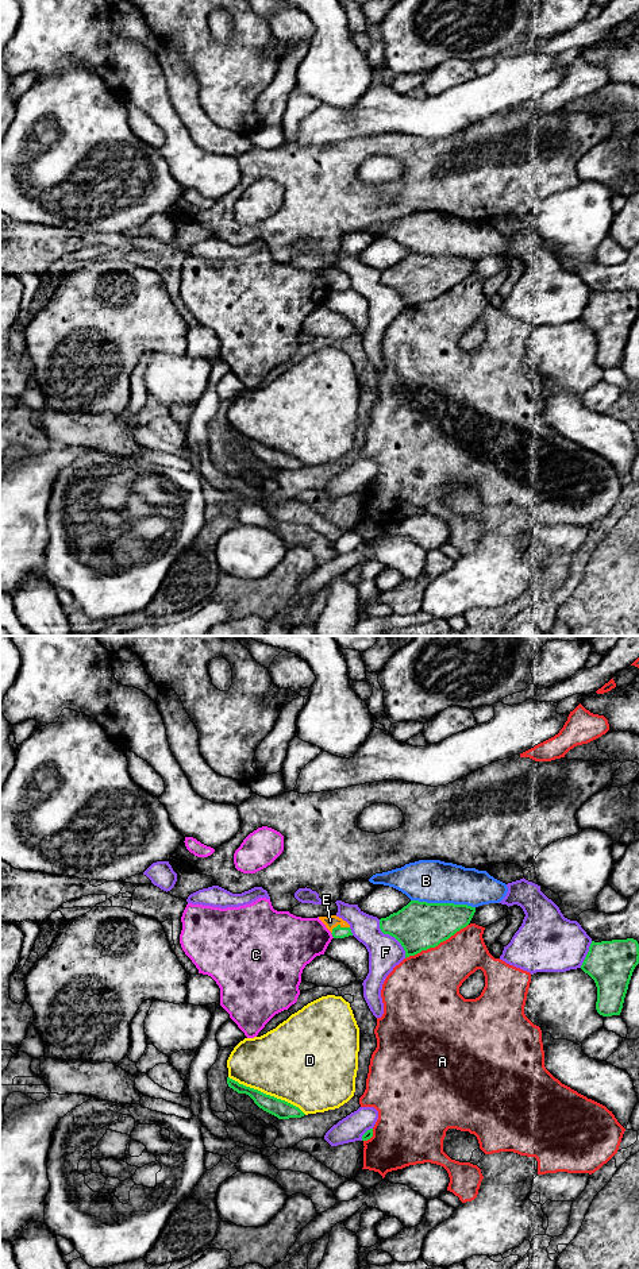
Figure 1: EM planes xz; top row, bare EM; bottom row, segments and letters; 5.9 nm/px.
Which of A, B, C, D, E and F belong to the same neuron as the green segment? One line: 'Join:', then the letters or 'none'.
Join: E

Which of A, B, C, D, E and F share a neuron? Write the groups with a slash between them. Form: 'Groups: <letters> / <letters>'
Groups: A / B / C / D / E / F

